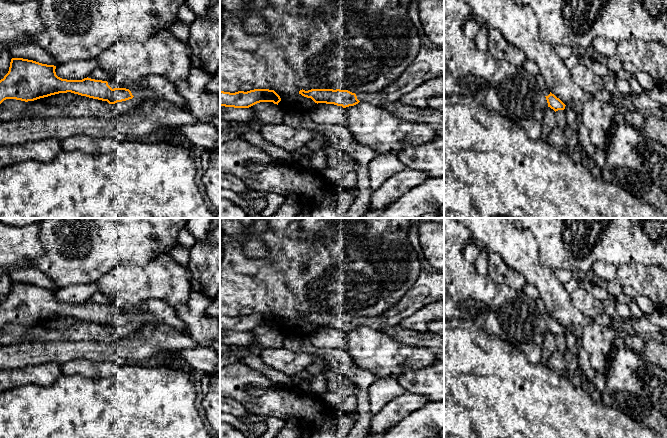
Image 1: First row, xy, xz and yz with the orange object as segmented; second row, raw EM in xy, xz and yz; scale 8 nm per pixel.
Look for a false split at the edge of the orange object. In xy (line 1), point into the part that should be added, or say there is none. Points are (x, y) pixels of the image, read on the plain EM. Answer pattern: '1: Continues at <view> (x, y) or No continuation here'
1: Continues at xy (152, 310)

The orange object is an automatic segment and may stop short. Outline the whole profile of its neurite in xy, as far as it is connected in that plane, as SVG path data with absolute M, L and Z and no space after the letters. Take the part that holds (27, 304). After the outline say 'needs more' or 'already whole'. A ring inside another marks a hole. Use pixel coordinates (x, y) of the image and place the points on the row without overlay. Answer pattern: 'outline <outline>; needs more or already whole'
outline M12 282L8 297L0 304L0 328L6 323L21 325L34 325L59 317L71 316L93 323L107 325L109 328L126 325L133 321L141 325L146 323L165 323L171 325L179 332L185 332L185 325L177 316L174 307L159 299L145 300L139 306L128 305L124 309L117 308L113 303L107 305L84 302L82 304L67 304L56 299L56 290L42 288L33 284L23 282Z; needs more

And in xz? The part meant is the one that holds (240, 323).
outline M254 313L235 317L220 315L220 330L225 331L249 332L260 326L273 326L278 329L280 325L280 320L274 314L269 313Z; already whole

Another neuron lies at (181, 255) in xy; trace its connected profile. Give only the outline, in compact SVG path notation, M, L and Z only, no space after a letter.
M178 244L169 251L172 258L182 266L187 267L190 259L190 249L184 248Z

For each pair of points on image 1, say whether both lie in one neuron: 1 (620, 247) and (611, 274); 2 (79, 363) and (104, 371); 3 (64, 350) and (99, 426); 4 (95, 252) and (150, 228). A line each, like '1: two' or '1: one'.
1: two
2: one
3: two
4: one

